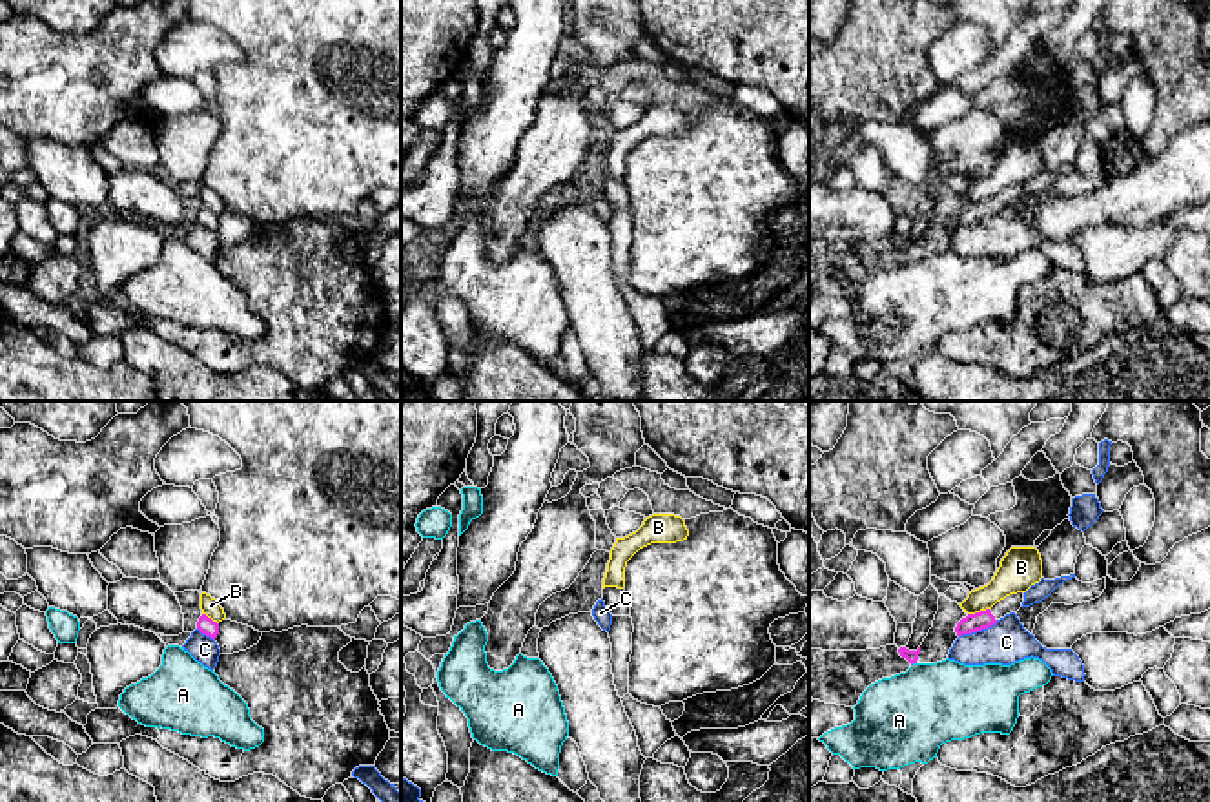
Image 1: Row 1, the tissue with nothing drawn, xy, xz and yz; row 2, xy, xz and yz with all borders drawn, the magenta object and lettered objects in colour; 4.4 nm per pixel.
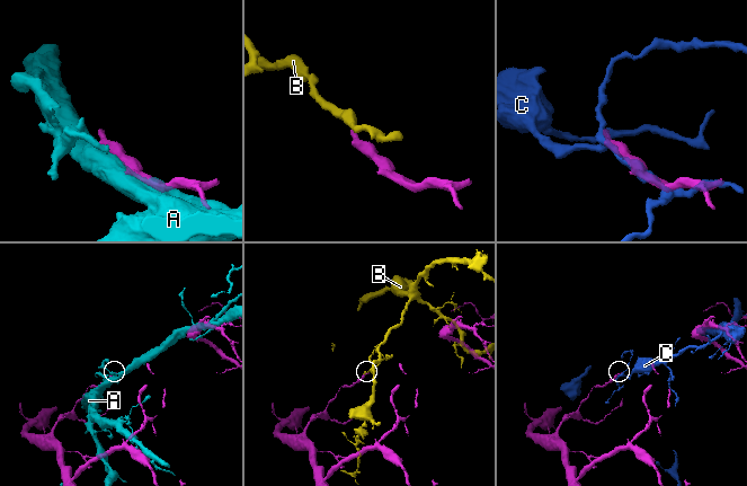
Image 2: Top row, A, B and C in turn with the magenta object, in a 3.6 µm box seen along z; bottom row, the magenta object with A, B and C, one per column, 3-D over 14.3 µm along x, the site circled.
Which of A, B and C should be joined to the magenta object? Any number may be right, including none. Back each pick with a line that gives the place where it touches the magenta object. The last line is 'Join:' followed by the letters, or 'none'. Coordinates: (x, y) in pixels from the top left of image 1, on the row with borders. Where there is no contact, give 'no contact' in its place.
Join: none

